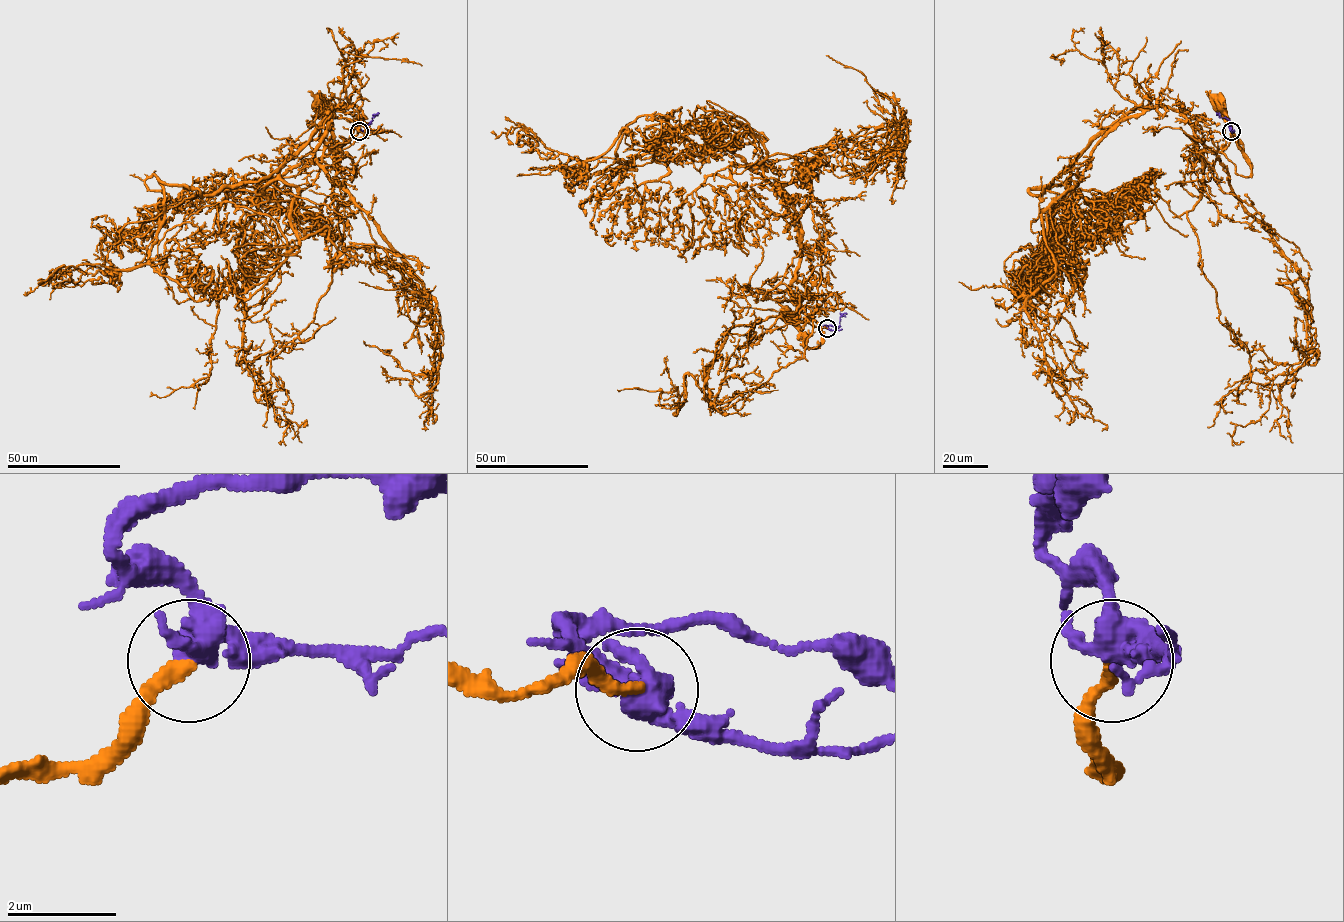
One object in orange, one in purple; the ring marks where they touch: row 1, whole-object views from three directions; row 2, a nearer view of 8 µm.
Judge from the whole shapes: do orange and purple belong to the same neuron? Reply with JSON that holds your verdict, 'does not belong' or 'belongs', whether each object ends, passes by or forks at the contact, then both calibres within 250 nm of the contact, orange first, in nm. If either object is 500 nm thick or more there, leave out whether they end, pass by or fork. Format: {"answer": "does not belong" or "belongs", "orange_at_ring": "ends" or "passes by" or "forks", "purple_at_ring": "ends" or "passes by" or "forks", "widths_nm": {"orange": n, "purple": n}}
{"answer": "belongs", "orange_at_ring": "ends", "purple_at_ring": "forks", "widths_nm": {"orange": 240, "purple": 400}}

